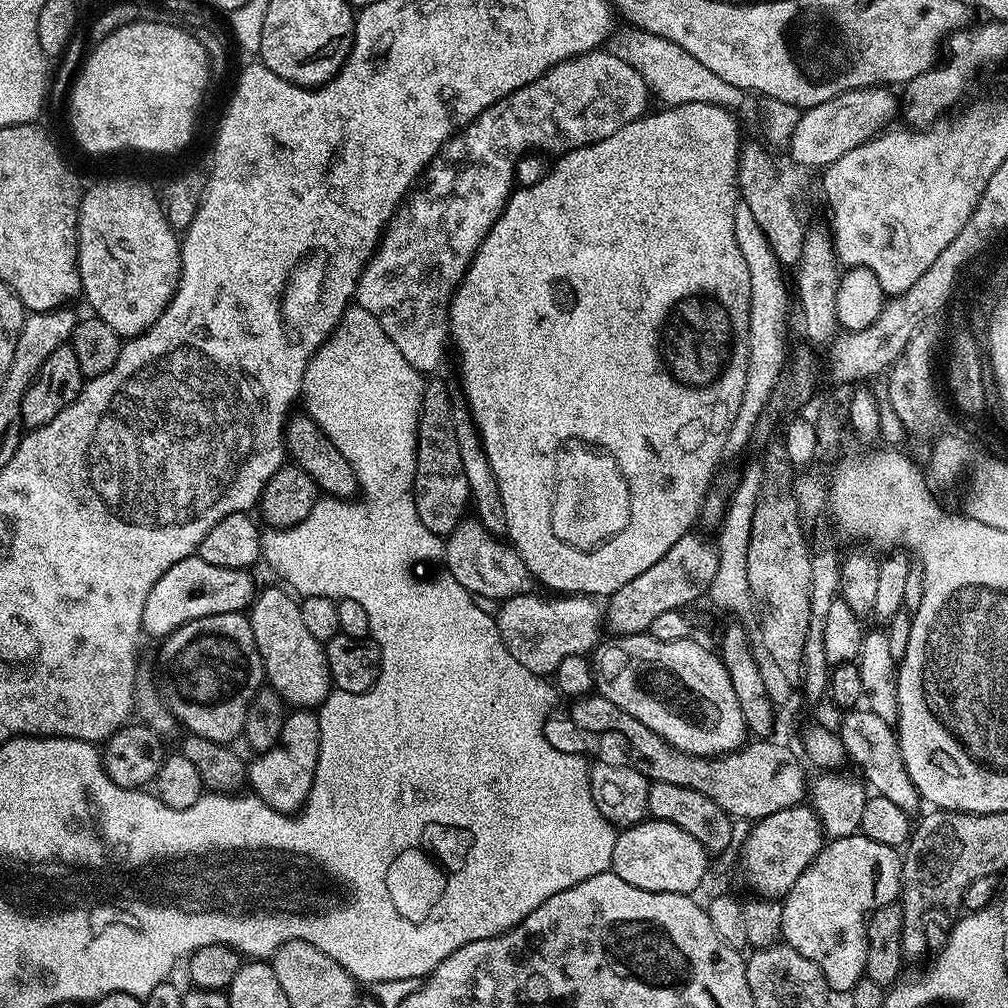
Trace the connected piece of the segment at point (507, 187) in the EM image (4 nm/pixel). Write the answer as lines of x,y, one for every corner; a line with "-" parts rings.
606,51
581,52
571,60
564,60
534,82
514,90
487,108
463,129
461,136
464,137
452,152
452,164
447,164
444,158
433,160
422,173
422,183
413,187
406,202
401,203
395,216
389,220
376,251
356,284
354,300
377,320
382,330
386,330
390,342
402,350
402,358
422,374
432,374
428,372
434,371
444,360
444,347
450,344
448,308
452,305
452,296
472,265
480,243
488,237
488,231
508,205
520,156
526,155
528,148
532,152
555,154
585,148
587,144
610,138
610,134
622,130
622,126
645,115
644,94
649,89
642,74
620,54

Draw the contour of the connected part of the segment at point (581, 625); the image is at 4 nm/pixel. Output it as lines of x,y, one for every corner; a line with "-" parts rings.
525,594
523,596
511,596
509,600
503,601
499,605
500,612
495,613
496,625
498,630
502,634
502,642
506,646
506,650
510,650
510,654
514,654
514,658
518,658
518,662
522,662
522,666
526,666
526,670
530,670
534,674
543,676
545,678
551,677
555,673
559,663
564,658
569,658
570,655
580,655
587,657
589,653
593,651
601,643
602,637
600,637
600,631
603,633
606,628
606,612
602,607
600,609
601,601
591,596
585,596
583,594
556,594
551,598
553,600
547,600
544,596
532,596
533,594

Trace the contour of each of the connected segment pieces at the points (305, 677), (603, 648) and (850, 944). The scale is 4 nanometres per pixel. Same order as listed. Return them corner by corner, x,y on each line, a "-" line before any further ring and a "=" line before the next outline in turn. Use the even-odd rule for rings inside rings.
280,588
257,591
256,599
252,601
250,619
254,642
264,663
267,683
282,697
285,705
296,710
316,710
334,688
324,645
307,632
297,597
=
651,634
617,636
609,639
609,641
609,644
607,642
601,643
594,652
594,688
599,695
610,698
610,702
614,702
614,706
622,706
622,710
626,710
626,714
634,714
634,718
638,718
638,722
642,722
642,726
650,726
650,730
654,730
654,734
662,737
667,744
691,756
726,756
730,752
739,752
744,747
750,733
742,716
742,706
738,704
738,697
734,694
734,682
730,682
730,674
713,649
711,652
710,649
703,648
695,638
679,640
678,642
662,642
=
857,834
829,839
783,897
782,940
802,958
810,958
828,979
833,993
851,993
864,976
866,921
874,910
893,903
900,895
901,853

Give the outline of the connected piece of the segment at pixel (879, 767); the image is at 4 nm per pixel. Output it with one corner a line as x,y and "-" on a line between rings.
857,706
845,711
840,720
838,735
844,746
844,752
849,761
860,764
863,779
867,787
875,795
888,798
899,809
906,813
915,813
916,807
921,807
922,801
914,782
910,782
910,774
906,774
906,766
902,762
900,747
896,742
893,725
878,718
878,714
871,712
867,706

